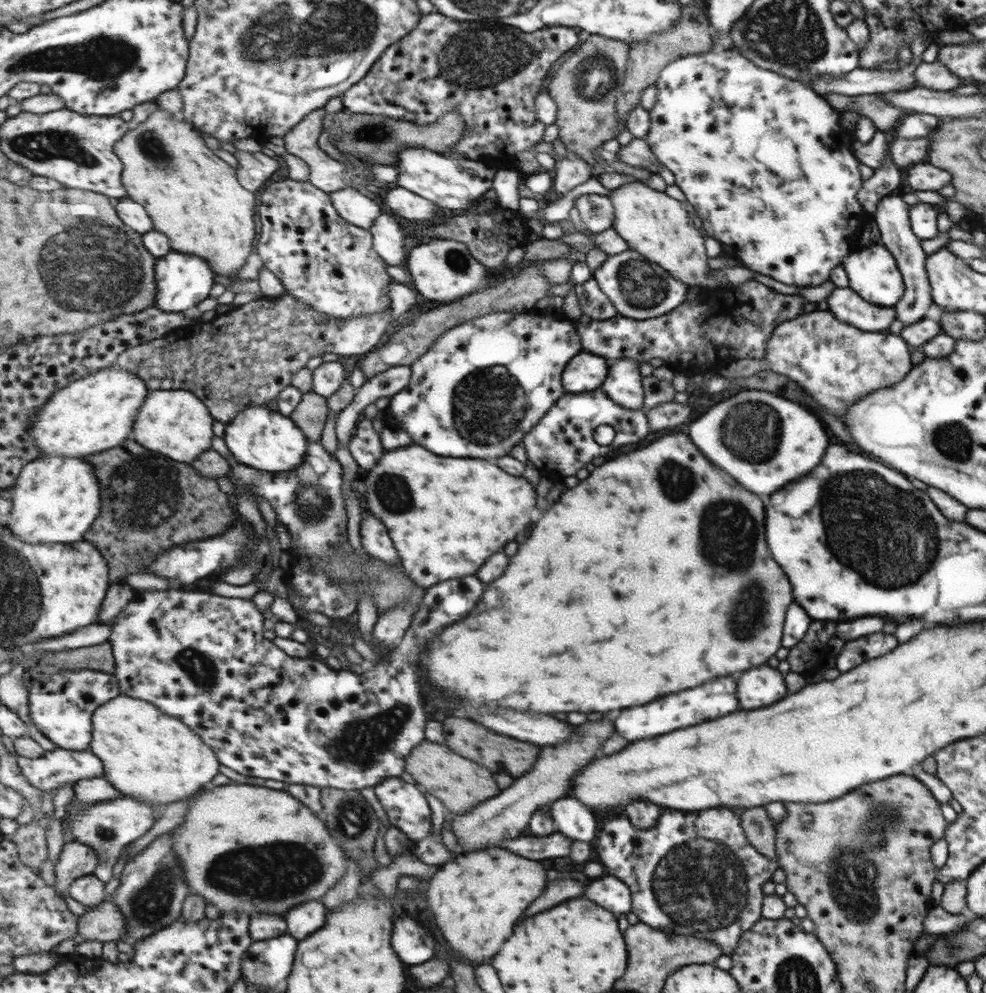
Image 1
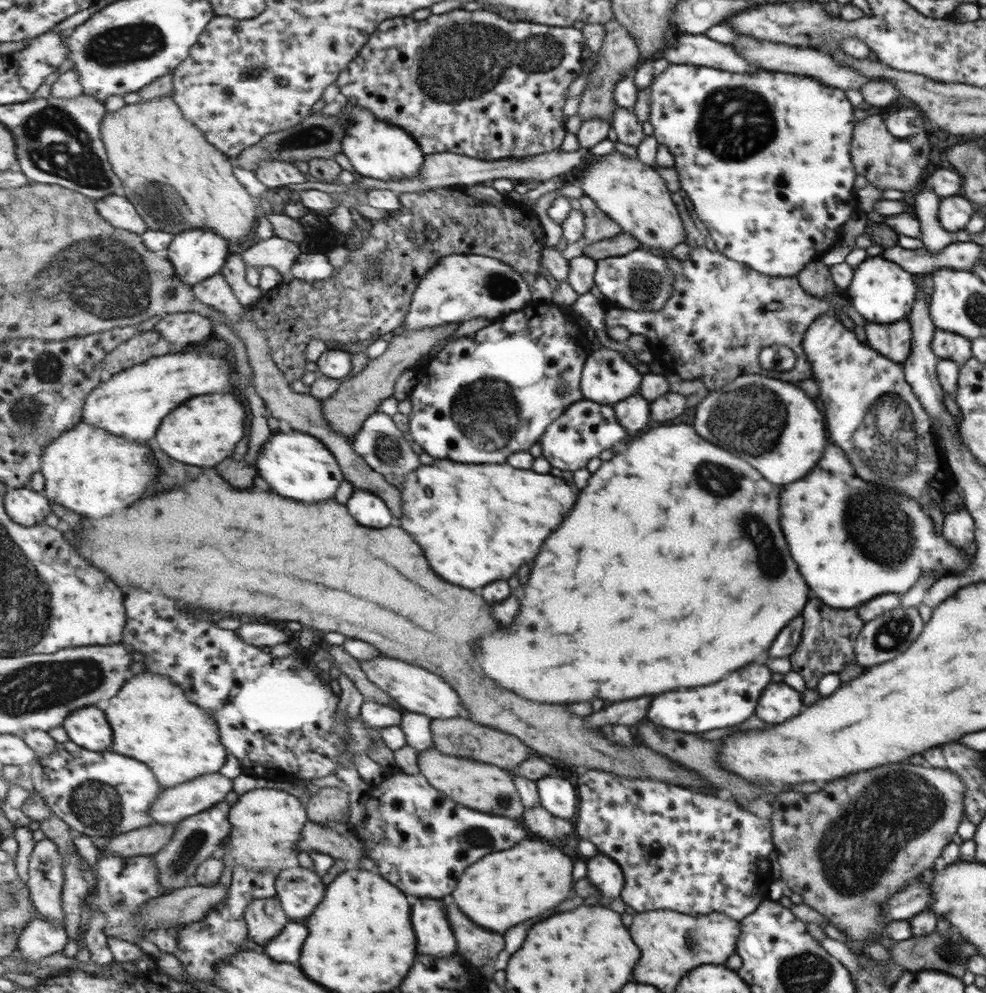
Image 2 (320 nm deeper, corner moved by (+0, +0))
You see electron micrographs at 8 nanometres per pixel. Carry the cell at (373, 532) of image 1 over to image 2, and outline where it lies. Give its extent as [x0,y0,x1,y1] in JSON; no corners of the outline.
[346,487,397,529]

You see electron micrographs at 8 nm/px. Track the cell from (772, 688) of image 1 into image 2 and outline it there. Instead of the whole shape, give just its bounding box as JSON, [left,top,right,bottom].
[757,684,799,724]

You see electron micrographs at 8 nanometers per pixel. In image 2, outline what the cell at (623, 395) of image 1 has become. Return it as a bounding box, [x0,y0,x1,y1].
[612,395,651,436]

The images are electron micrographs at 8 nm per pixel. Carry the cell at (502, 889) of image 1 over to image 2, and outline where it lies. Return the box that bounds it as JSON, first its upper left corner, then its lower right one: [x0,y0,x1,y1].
[453,840,573,934]

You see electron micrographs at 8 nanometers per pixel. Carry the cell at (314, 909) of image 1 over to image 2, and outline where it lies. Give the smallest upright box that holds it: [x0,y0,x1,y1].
[276,866,326,924]

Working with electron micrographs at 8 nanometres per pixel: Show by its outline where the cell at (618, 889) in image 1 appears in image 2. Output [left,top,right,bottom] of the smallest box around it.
[587,852,623,904]

